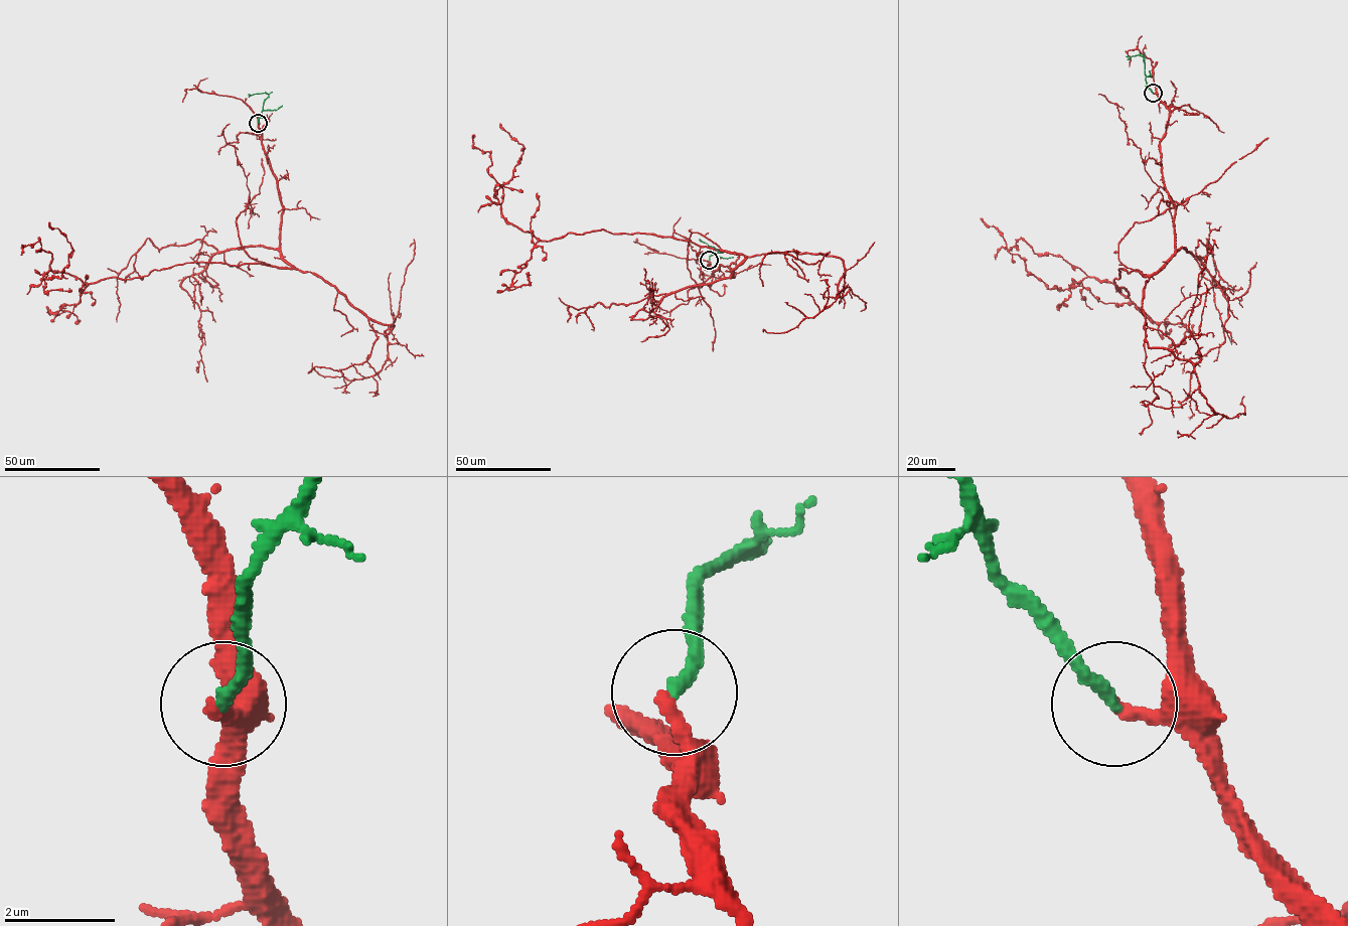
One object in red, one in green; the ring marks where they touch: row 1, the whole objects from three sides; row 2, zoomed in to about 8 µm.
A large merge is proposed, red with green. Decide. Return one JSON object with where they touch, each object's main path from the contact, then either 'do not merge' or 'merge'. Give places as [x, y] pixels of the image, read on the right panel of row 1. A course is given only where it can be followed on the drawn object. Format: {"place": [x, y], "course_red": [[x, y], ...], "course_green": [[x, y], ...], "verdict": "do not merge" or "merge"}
{"place": [1153, 93], "course_red": [[1153, 93], [1169, 111], [1175, 253], [1152, 275], [1119, 269], [1128, 296], [1095, 278], [1049, 289], [981, 218]], "course_green": [[1153, 93], [1146, 82], [1143, 57], [1128, 56]], "verdict": "merge"}

